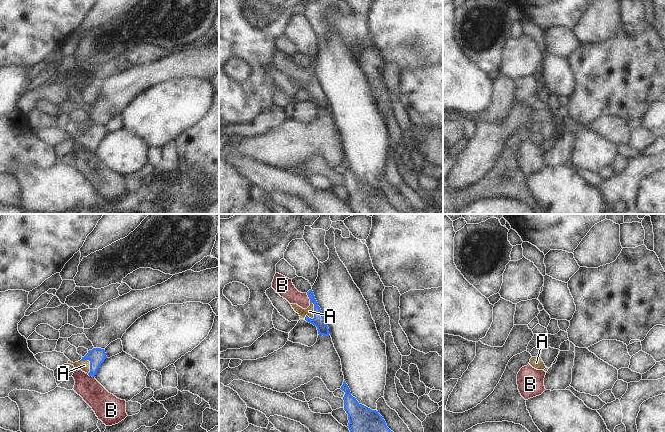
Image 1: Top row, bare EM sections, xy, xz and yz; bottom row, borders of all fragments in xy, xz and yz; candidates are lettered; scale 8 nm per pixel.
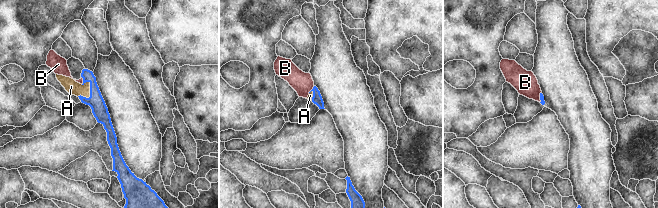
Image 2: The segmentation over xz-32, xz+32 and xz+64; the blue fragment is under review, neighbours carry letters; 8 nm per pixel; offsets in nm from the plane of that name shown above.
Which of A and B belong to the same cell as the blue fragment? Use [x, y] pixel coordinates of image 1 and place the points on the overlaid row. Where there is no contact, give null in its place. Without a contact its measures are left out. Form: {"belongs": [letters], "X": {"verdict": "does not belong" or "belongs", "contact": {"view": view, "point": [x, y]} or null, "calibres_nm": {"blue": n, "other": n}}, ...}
{"belongs": ["A"], "A": {"verdict": "belongs", "contact": {"view": "xz", "point": [314, 315]}, "calibres_nm": {"blue": 100, "other": 70}}, "B": {"verdict": "does not belong", "contact": {"view": "xz", "point": [309, 298]}, "calibres_nm": {"blue": 100, "other": 150}}}

